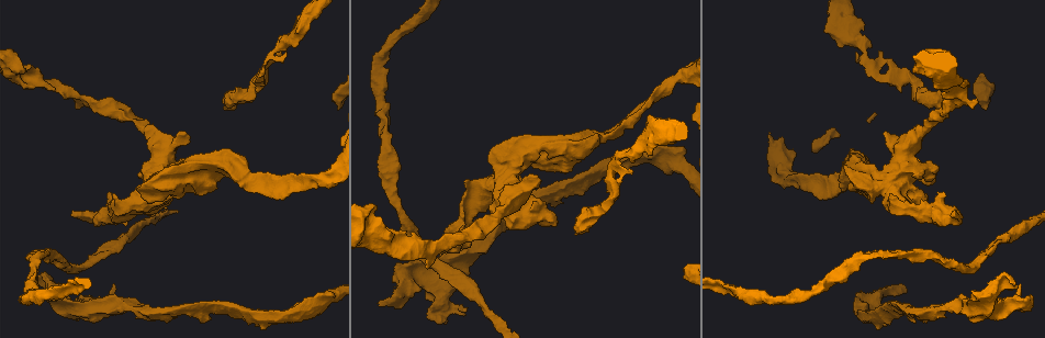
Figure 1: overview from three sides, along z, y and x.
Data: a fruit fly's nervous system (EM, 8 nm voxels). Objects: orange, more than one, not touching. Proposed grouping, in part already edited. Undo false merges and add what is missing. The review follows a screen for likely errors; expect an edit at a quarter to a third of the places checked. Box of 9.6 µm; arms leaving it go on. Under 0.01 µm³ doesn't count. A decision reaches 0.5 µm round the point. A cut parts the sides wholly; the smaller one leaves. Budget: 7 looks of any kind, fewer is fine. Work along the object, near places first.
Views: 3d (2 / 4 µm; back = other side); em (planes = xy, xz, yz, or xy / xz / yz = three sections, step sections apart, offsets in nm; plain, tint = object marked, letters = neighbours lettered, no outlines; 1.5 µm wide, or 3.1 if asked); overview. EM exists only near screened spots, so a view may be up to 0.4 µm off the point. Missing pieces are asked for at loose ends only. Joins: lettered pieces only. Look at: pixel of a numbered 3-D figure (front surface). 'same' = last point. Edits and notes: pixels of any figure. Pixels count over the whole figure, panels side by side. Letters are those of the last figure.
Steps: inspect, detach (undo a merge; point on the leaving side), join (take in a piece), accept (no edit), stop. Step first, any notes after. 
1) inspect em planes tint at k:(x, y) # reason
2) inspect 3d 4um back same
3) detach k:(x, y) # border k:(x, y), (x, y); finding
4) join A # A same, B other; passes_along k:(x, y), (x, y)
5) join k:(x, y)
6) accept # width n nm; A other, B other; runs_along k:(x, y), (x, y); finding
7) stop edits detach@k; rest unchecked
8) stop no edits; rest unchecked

inspect 3d 4um at 1:(650, 151) # free end

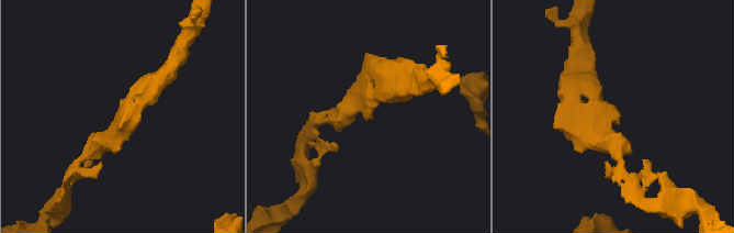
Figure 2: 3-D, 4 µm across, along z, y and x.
inspect em planes tint at 2:(369, 114)

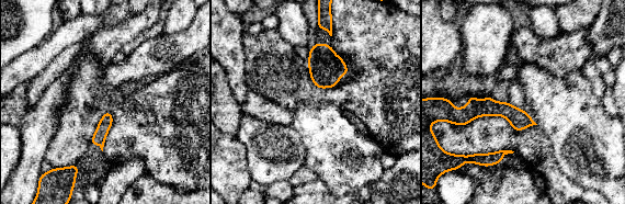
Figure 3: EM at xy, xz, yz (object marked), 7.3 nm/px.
inspect em planes letters same

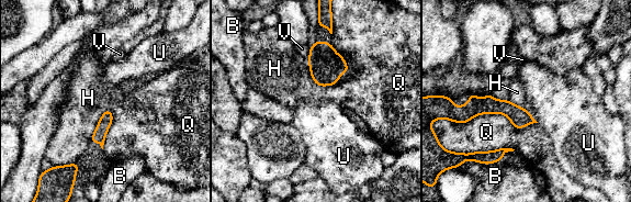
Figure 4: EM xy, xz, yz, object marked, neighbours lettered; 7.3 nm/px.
accept # longest_contact Q 650 nm; B other, H other, Q other, U other, V other; border 4:(451, 122), (537, 123); none of them fits

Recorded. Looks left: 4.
inspect em planes tint at 1:(611, 193) # a fork

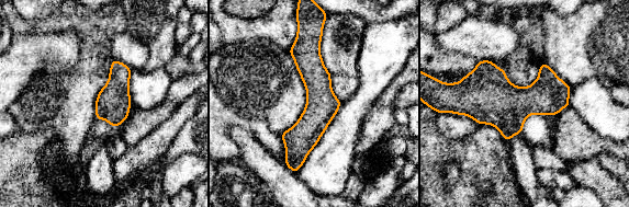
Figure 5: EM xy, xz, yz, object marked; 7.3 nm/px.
inspect em planes letters same # see the neighbours

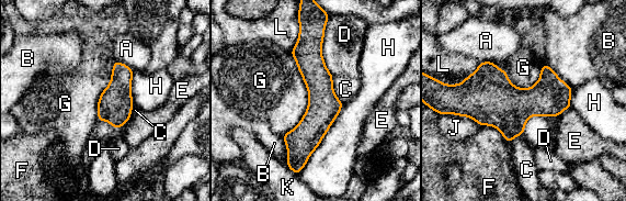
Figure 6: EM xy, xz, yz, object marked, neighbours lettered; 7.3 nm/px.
accept # width 240 nm; A other, B other, C other, D other, E other, F other, G other, H other, J other, K other, L other; runs_along 6:(310, 38), (317, 121), (296, 167); all the same neuron

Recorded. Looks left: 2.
inspect em planes tint at 1:(126, 207) # calibre changes

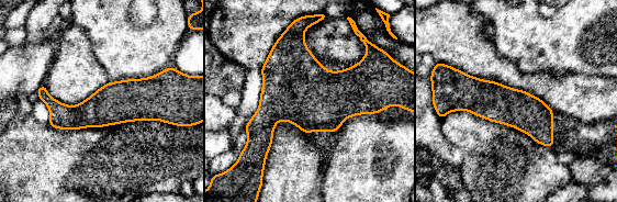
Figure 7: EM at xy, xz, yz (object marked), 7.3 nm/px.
inspect em planes letters same

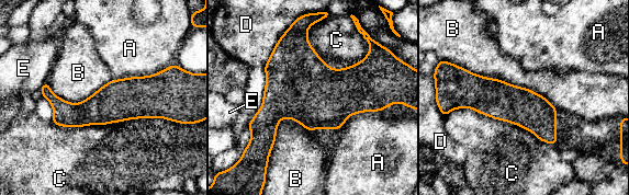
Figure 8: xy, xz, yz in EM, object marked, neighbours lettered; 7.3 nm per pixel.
accept # A other, B other, C other, D other, E other; runs_along 8:(436, 73), (501, 101), (542, 102); all the same neuron

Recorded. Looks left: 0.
stop no edits; rest unchecked

